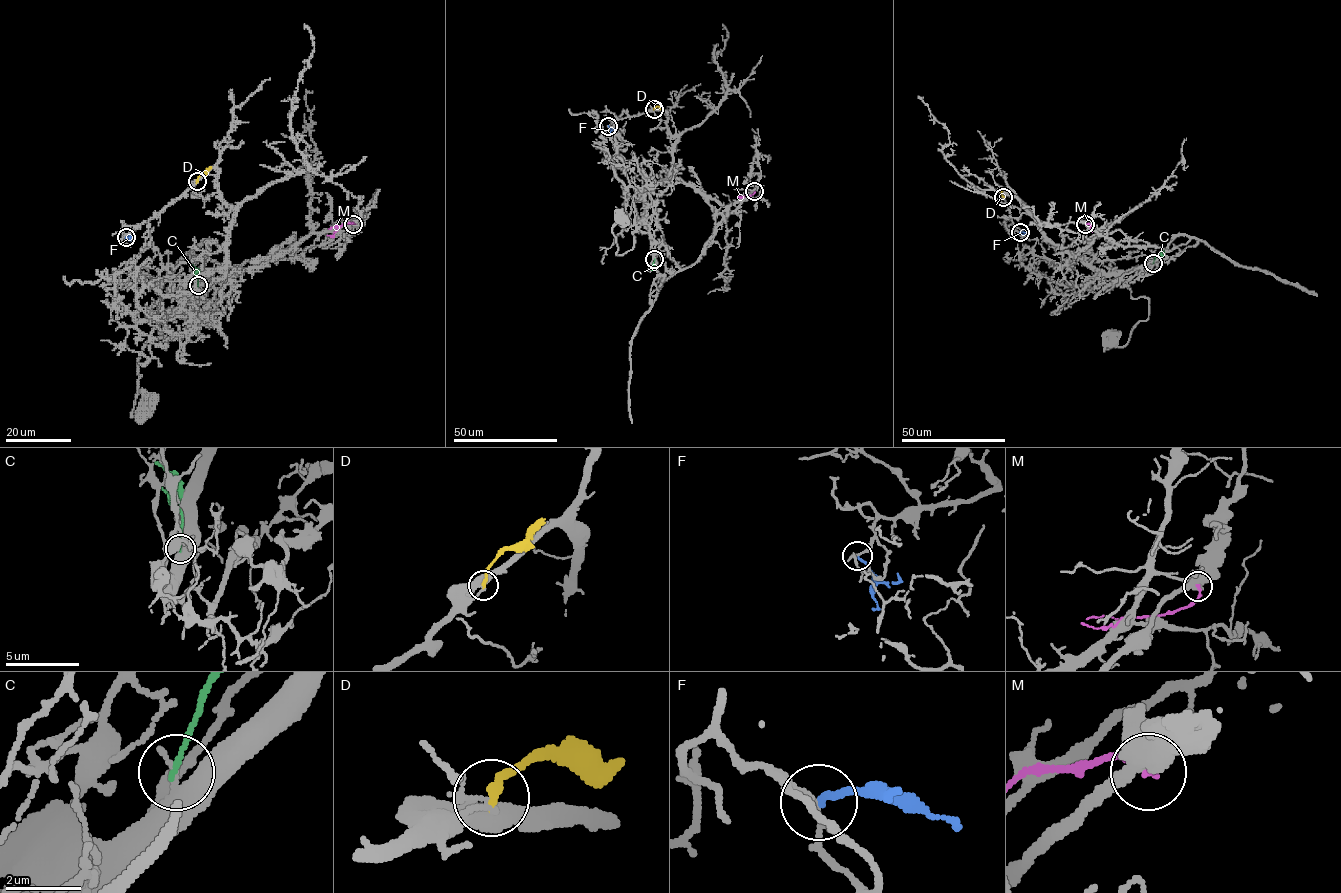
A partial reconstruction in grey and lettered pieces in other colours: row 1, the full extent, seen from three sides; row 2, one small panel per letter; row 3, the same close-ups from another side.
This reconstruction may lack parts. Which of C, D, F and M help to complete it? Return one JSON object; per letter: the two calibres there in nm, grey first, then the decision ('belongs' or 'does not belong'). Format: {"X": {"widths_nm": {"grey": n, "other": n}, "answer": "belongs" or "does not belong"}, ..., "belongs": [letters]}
{"C": {"widths_nm": {"grey": 360, "other": 130}, "answer": "does not belong"}, "D": {"widths_nm": {"grey": 320, "other": 220}, "answer": "does not belong"}, "F": {"widths_nm": {"grey": 180, "other": 190}, "answer": "does not belong"}, "M": {"widths_nm": {"grey": 480, "other": 170}, "answer": "does not belong"}, "belongs": []}

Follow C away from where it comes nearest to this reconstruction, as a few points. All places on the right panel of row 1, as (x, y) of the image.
C: (1153, 263), (1164, 250)

